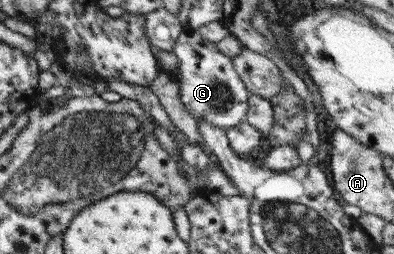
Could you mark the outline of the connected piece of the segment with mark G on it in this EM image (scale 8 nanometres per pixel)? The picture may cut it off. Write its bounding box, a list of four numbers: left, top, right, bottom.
[168,29,249,130]

